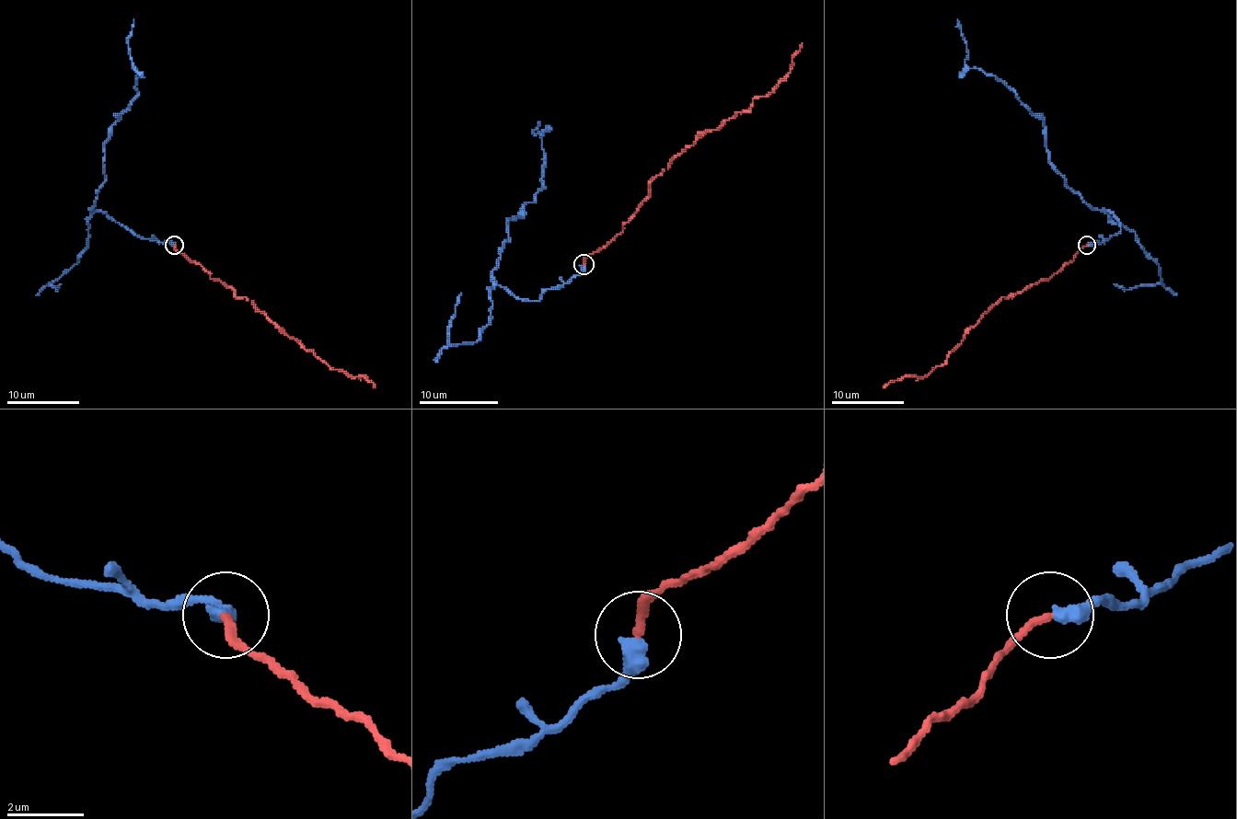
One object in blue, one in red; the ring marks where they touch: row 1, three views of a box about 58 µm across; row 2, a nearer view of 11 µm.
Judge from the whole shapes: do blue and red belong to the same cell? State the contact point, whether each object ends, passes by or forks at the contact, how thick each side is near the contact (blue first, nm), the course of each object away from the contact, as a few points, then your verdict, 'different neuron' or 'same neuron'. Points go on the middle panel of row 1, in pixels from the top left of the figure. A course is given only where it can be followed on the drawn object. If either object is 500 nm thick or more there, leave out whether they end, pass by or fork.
at (583, 264); blue ends there; red ends there; 460 nm thick on the blue side, 200 nm on the other; blue runs (583, 265), (537, 301), (516, 299), (492, 275), (508, 220), (544, 187), (539, 123); red runs (583, 263), (610, 242), (648, 194), (648, 183), (709, 130), (774, 88), (802, 43); same neuron

